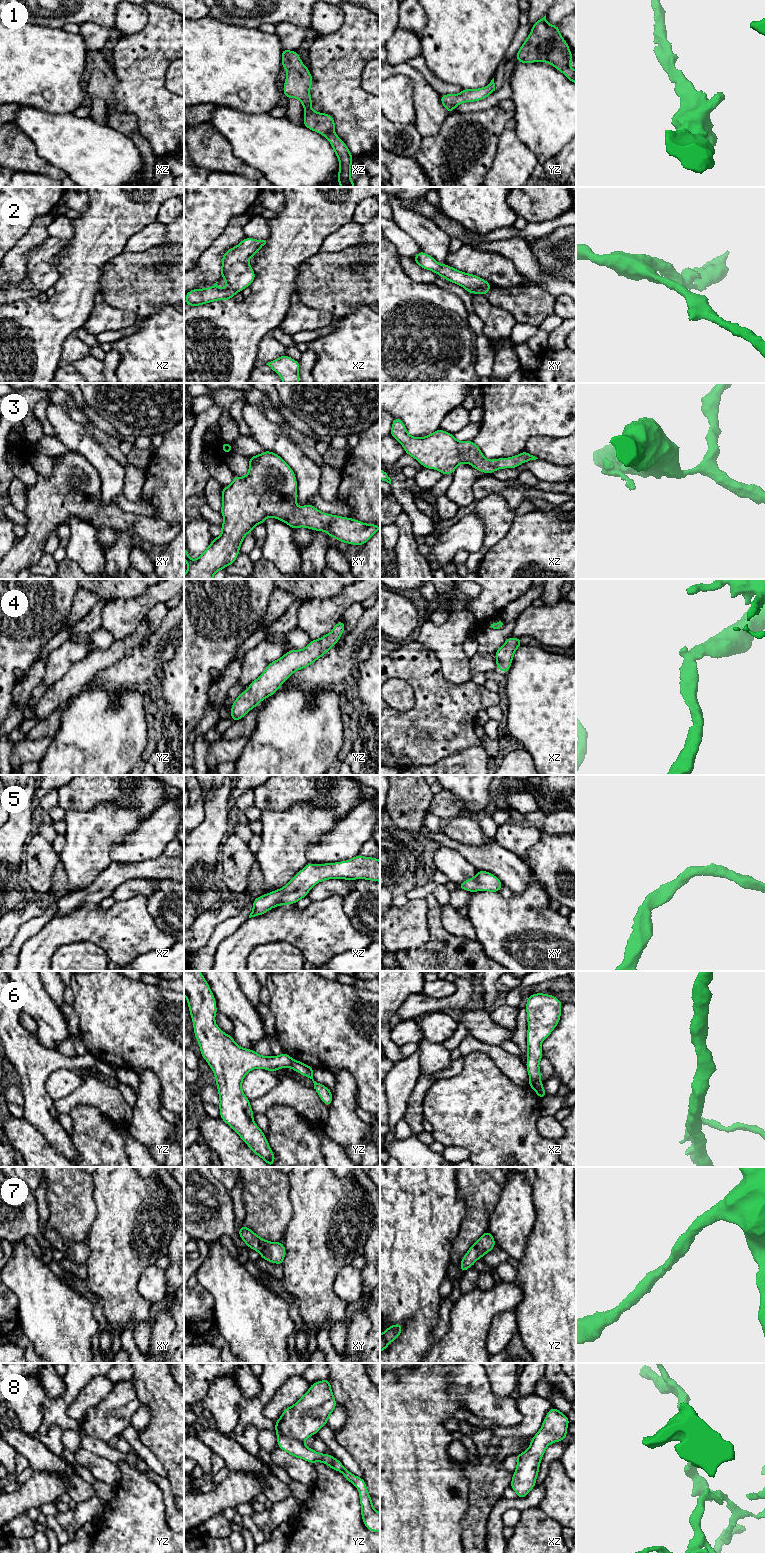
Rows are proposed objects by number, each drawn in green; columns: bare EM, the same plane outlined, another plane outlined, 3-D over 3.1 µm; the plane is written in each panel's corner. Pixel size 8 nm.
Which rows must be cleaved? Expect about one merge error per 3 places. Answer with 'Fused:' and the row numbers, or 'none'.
Fused: 6, 8

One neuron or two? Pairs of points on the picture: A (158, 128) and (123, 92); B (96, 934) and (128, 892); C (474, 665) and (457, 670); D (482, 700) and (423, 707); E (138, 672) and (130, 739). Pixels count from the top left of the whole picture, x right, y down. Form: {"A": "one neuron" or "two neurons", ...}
{"A": "one neuron", "B": "two neurons", "C": "two neurons", "D": "one neuron", "E": "two neurons"}

